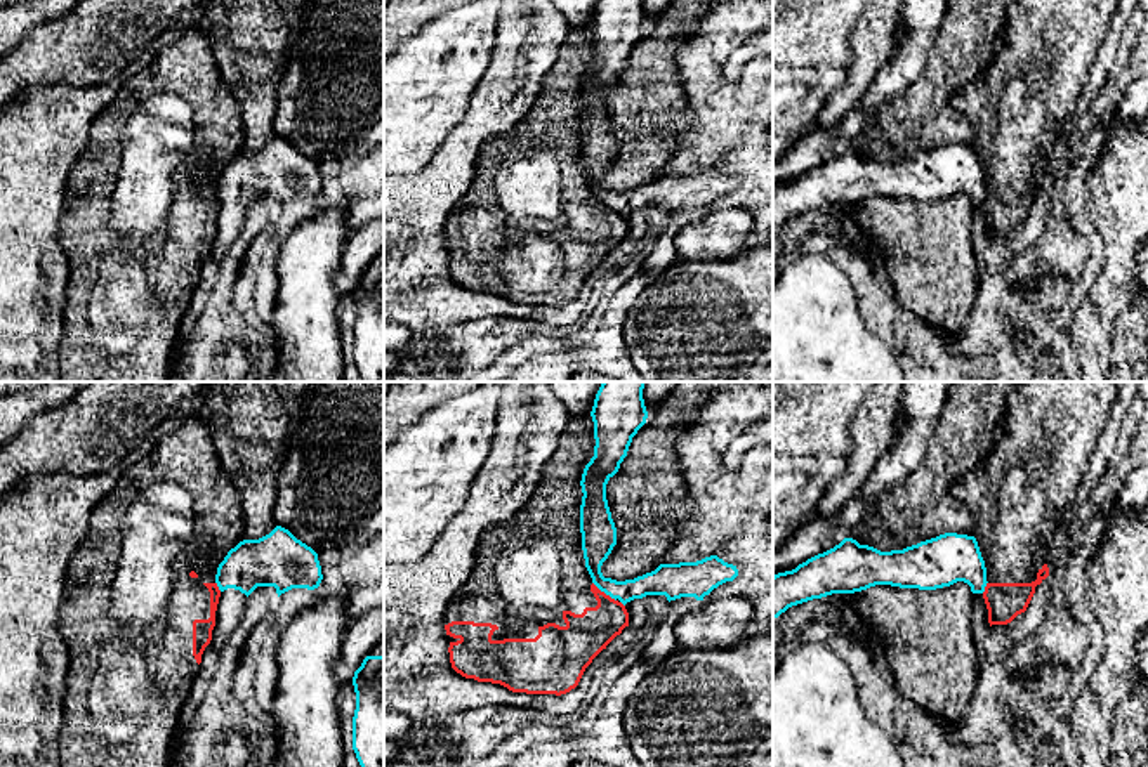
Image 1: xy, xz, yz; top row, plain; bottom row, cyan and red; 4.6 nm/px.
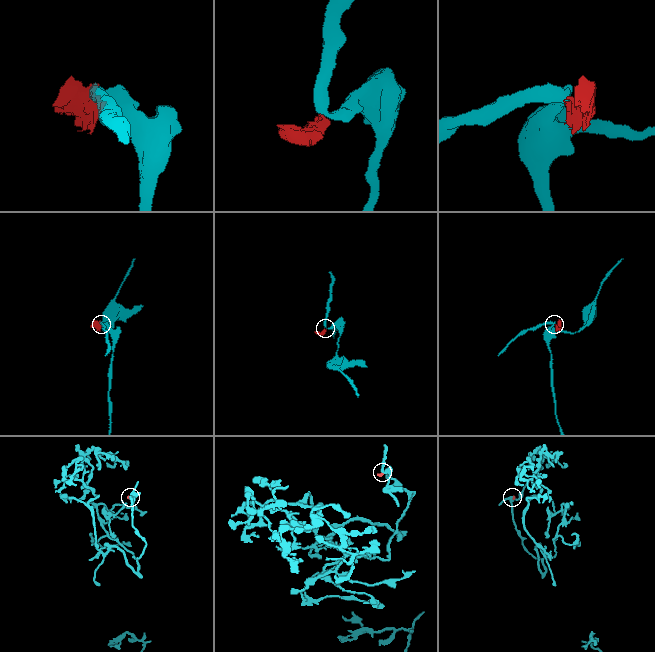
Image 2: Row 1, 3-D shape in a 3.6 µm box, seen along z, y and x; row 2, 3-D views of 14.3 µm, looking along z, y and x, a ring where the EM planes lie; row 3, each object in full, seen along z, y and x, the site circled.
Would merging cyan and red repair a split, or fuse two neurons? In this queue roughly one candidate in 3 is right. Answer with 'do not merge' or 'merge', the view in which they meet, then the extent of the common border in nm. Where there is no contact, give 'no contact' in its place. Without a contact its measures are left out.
do not merge | xz | 140 nm

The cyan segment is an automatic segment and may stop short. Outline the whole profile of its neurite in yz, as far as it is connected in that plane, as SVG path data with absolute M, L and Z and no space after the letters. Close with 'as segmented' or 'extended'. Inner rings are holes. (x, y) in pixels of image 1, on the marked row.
M945 533L903 550L881 552L844 538L792 571L773 576L773 620L788 607L875 585L936 590L964 581L983 593L986 567L974 536Z | as segmented

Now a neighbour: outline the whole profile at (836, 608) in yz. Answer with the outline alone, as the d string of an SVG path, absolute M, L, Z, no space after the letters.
M832 593L788 607L773 620L773 668L776 666L776 651L794 642L797 635L813 626L834 625L837 632L863 642L872 656L884 663L886 642L877 637L868 623L851 607L851 593Z

